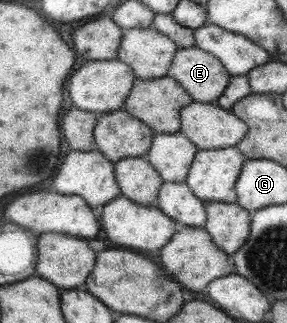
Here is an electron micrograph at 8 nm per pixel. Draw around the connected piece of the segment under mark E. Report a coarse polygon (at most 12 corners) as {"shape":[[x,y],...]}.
{"shape":[[178,48],[167,75],[215,103],[231,76],[215,56]]}

